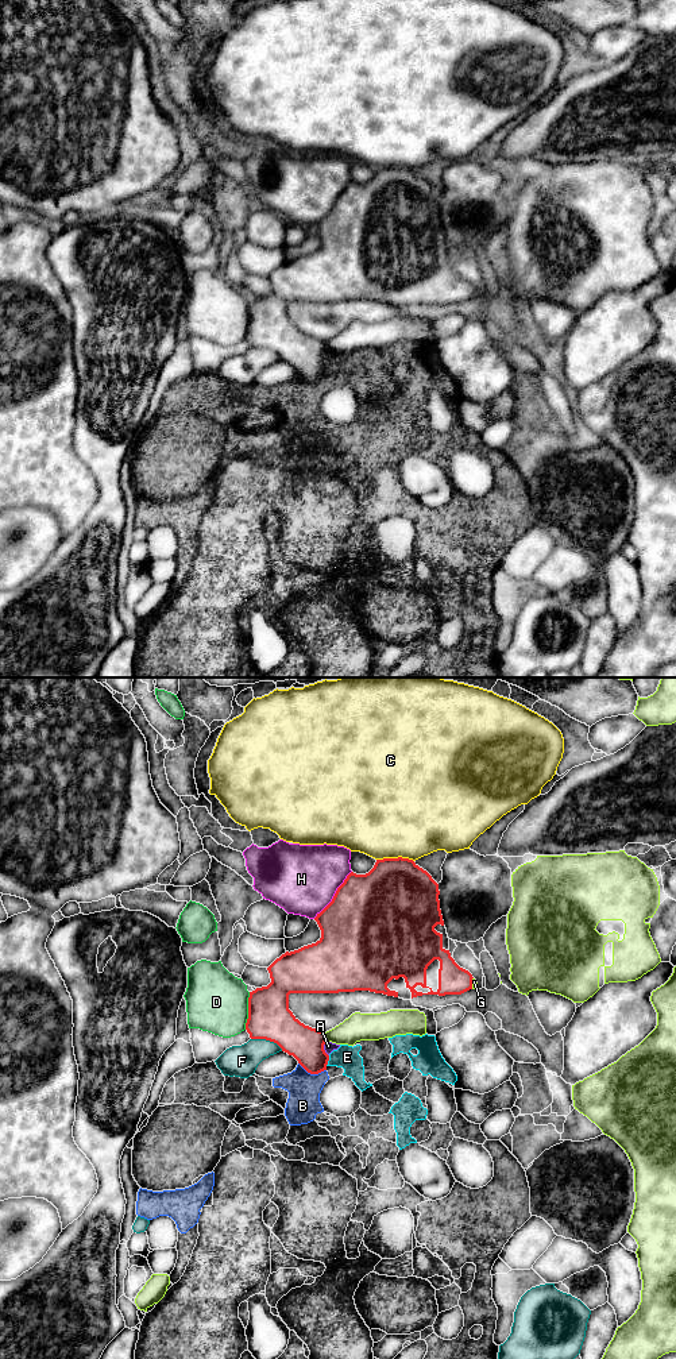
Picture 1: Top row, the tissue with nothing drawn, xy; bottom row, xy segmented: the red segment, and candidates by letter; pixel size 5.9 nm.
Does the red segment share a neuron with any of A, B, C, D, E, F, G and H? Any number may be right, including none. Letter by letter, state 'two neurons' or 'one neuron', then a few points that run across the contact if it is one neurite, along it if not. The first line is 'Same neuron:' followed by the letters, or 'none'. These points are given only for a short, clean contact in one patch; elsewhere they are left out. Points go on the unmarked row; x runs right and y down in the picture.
Same neuron: G
A: two neurons; line xy (325, 350), (324, 359), (328, 365)
B: two neurons
C: two neurons
D: two neurons
E: two neurons; line xy (329, 365), (325, 374)
F: two neurons
G: one neuron
H: two neurons

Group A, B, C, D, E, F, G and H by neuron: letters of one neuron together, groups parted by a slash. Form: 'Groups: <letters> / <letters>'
Groups: A B E / C / D / F / G / H

